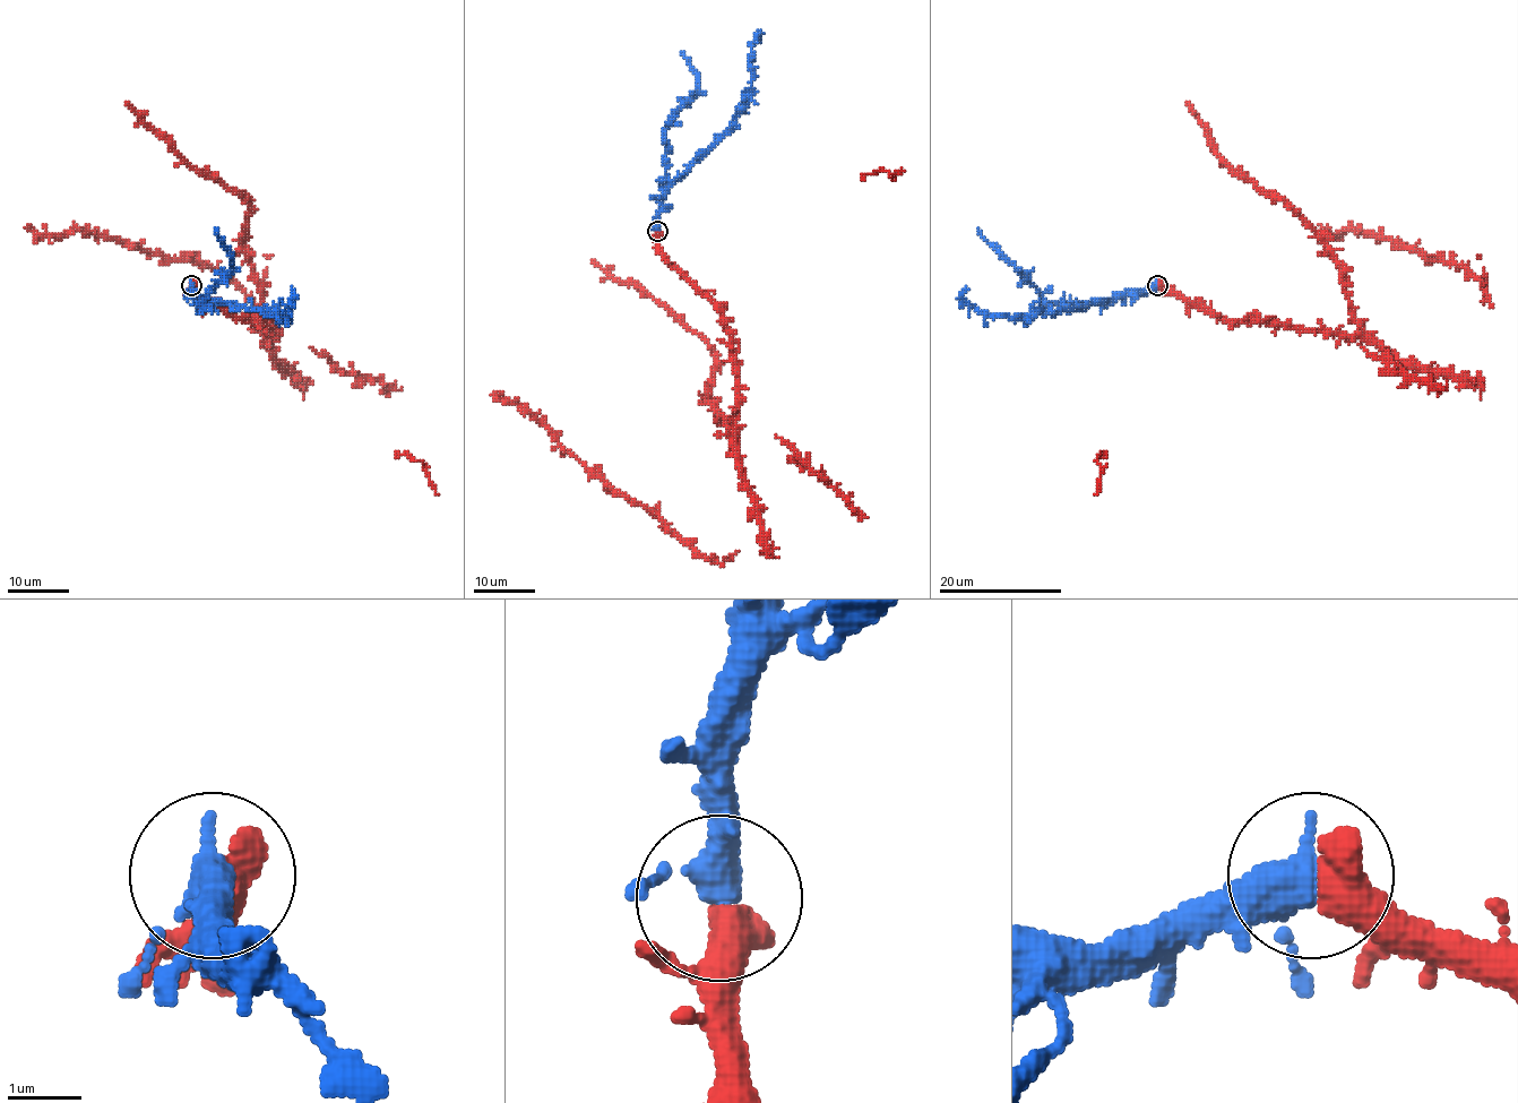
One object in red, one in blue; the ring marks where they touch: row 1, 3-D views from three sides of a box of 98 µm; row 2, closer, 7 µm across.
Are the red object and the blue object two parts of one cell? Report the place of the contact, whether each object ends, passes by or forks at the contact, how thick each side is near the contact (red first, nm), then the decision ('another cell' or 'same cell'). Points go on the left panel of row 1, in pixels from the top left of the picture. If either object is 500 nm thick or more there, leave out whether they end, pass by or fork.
at (191, 285); 600 nm thick on the red side, 400 nm on the other; same cell

